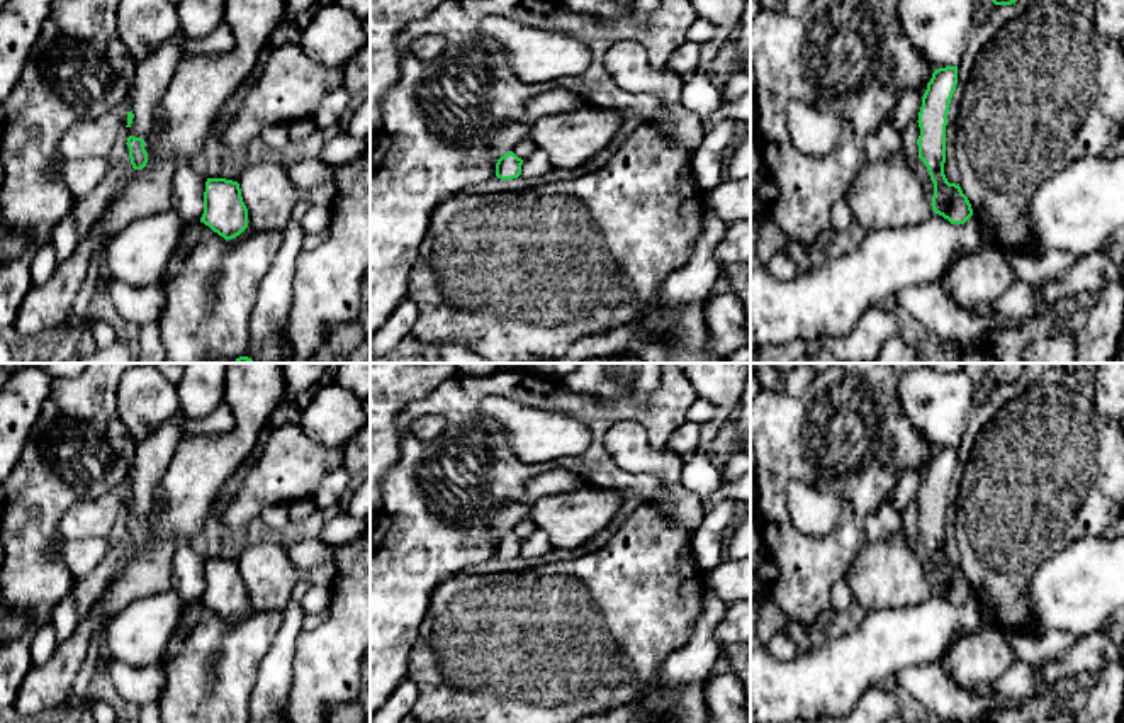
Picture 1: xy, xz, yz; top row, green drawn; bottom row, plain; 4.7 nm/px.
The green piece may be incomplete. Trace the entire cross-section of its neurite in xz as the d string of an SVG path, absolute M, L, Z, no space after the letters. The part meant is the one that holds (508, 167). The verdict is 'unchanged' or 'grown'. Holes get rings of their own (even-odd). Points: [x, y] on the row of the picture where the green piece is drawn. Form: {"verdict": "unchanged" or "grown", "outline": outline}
{"verdict": "unchanged", "outline": "M513 151L501 156L496 163L496 177L501 180L513 180L521 175L523 160L518 158Z"}

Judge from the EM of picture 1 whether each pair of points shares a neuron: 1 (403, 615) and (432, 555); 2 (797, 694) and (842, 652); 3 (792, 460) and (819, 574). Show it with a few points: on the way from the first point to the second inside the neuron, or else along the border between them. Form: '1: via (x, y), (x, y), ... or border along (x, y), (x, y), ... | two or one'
1: via (403, 599), (403, 584), (416, 571) | one
2: via (809, 686), (831, 664) | one
3: via (776, 489), (776, 515), (790, 545) | one

